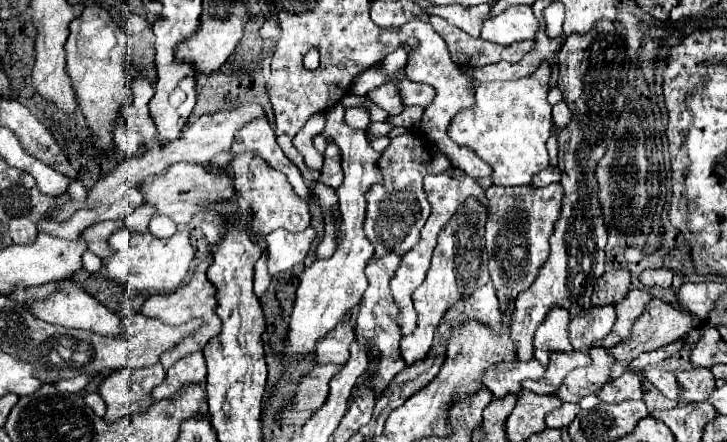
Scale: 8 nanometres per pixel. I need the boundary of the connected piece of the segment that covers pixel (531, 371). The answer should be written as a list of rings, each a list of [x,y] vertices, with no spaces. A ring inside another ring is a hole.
[[[533,360],[533,362],[505,362],[505,366],[495,366],[485,374],[485,388],[495,398],[503,398],[507,394],[519,394],[523,390],[523,380],[539,380],[545,376],[545,368]]]

